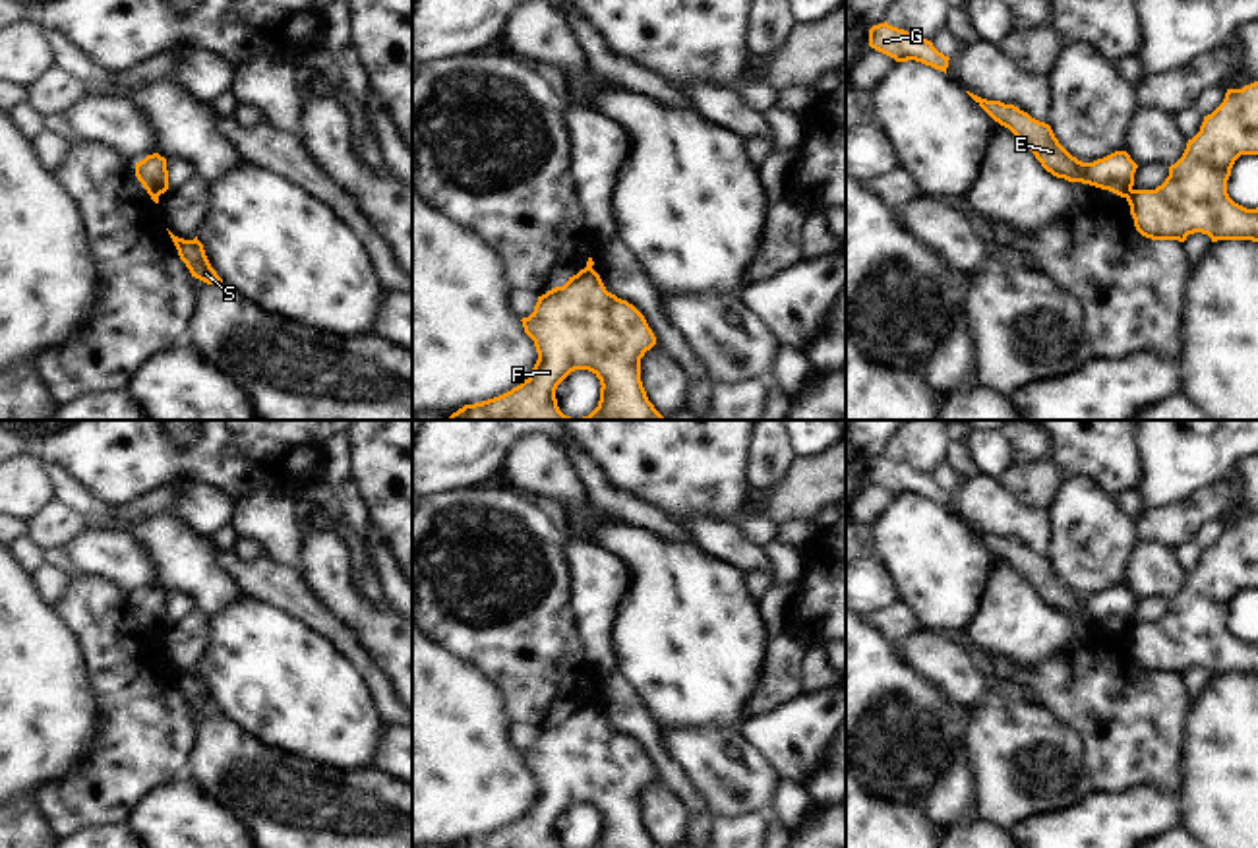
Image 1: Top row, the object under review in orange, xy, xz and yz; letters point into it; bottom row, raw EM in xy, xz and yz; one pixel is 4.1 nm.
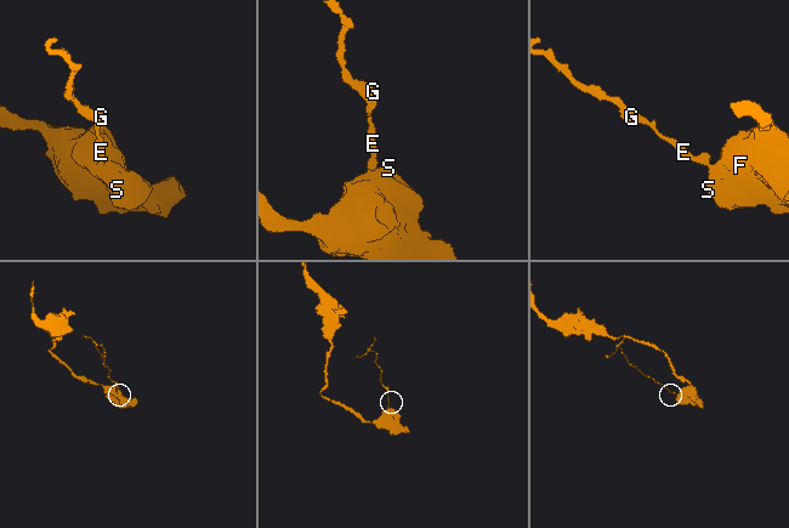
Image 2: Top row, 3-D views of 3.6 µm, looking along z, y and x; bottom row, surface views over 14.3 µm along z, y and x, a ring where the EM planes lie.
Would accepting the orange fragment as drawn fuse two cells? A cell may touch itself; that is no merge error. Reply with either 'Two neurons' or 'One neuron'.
Two neurons

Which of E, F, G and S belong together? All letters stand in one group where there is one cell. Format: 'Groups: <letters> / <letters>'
Groups: E G / F S

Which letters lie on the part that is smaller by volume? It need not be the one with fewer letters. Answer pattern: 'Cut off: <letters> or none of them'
Cut off: E, G

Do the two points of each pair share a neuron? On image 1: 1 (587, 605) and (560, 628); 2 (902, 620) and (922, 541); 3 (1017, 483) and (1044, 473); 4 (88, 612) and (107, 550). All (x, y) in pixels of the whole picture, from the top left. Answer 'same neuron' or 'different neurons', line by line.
1: different neurons
2: different neurons
3: same neuron
4: different neurons

